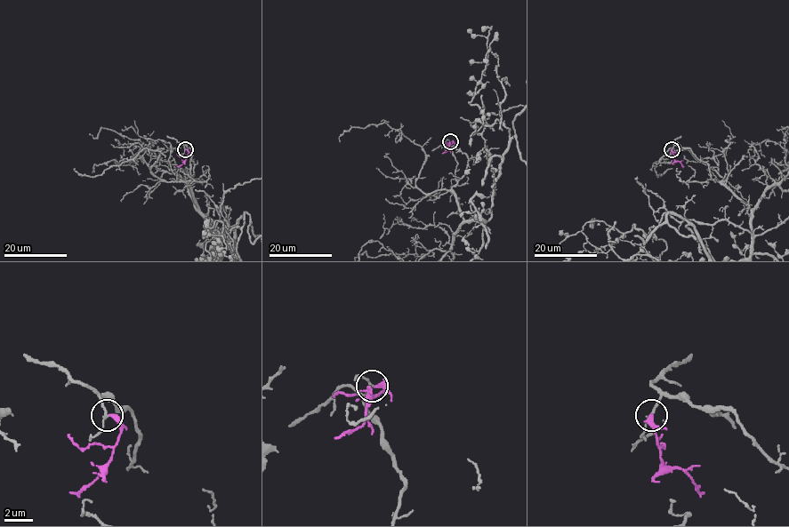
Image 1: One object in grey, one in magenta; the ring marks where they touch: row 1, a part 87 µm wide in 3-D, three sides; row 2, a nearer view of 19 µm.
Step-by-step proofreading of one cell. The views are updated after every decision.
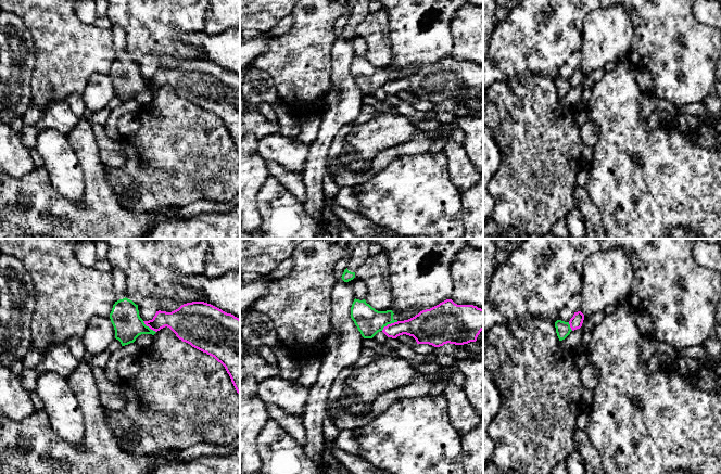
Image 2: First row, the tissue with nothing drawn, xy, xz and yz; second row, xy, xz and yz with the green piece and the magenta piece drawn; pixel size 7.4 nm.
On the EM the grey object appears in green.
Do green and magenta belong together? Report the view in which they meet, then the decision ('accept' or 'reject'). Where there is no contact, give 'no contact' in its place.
contact in xz; reject

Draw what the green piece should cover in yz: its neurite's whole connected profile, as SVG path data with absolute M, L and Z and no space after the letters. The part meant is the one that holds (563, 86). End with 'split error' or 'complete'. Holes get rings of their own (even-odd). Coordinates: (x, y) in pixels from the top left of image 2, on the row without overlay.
M557 77L555 79L555 85L556 85L556 90L557 90L559 98L565 97L572 88L569 79L565 79L561 77Z; complete

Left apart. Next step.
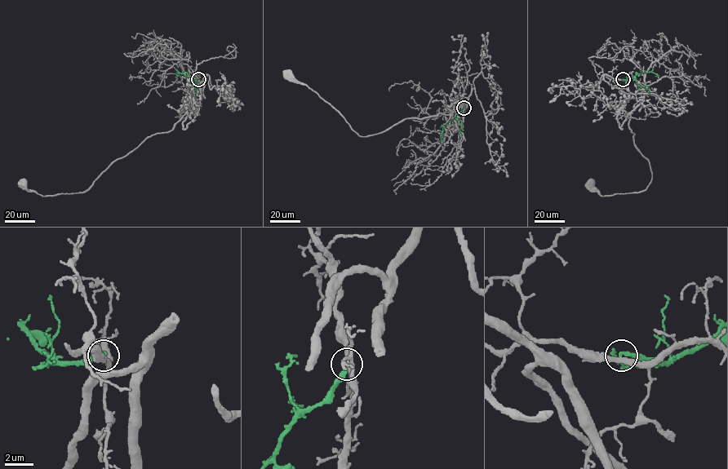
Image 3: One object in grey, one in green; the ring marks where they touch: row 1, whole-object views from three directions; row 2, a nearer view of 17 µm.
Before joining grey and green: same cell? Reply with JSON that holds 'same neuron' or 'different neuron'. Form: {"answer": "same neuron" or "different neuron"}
{"answer": "different neuron"}

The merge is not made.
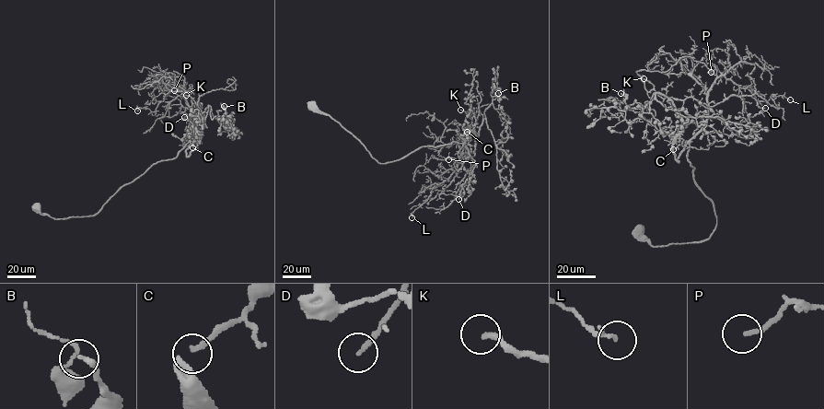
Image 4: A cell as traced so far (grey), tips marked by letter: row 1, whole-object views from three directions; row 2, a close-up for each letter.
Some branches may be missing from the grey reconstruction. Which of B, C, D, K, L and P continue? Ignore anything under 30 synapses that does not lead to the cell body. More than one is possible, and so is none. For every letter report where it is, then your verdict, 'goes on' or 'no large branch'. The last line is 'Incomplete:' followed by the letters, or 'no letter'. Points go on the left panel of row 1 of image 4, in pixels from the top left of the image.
B: (224, 106) | no large branch
C: (192, 147) | goes on
D: (184, 117) | no large branch
K: (186, 95) | goes on
L: (137, 111) | no large branch
P: (174, 90) | no large branch
Incomplete: C, K

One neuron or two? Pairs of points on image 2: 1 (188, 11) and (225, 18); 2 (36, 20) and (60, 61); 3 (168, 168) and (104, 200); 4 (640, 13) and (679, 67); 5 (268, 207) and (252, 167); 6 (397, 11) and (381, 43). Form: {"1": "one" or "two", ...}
{"1": "two", "2": "one", "3": "two", "4": "one", "5": "two", "6": "two"}

